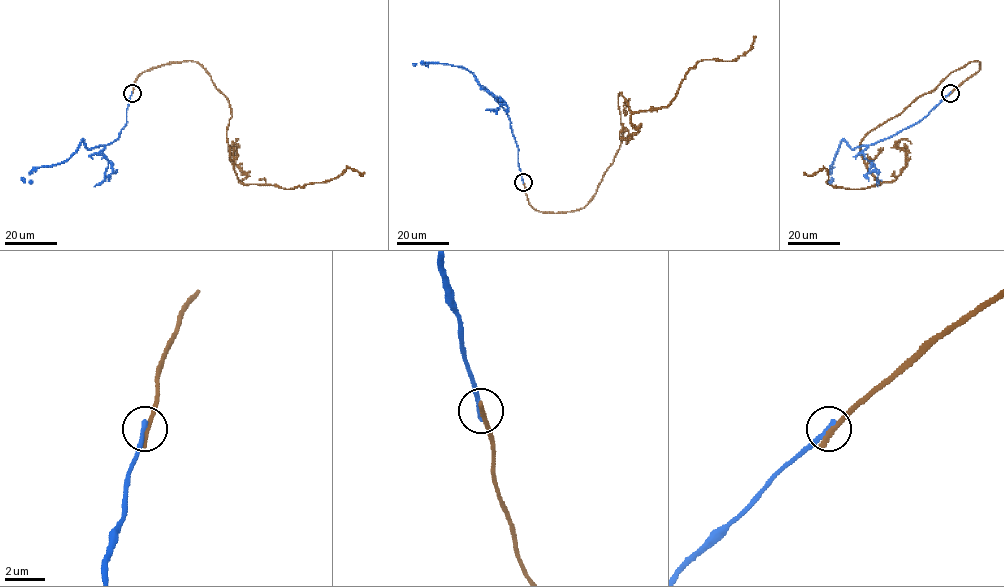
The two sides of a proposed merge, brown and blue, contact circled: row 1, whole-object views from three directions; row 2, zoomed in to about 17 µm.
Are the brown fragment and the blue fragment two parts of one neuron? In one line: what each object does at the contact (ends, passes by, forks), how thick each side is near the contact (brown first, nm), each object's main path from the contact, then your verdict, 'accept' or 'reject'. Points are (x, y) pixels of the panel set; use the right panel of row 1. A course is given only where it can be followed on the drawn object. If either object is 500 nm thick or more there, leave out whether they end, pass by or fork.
brown ends | blue ends | 300/280 nm | brown via (949, 93), (980, 62), (863, 138), (879, 184), (804, 173) | blue via (949, 93), (918, 122), (875, 143), (853, 150), (843, 140), (830, 166), (831, 182) | reject

